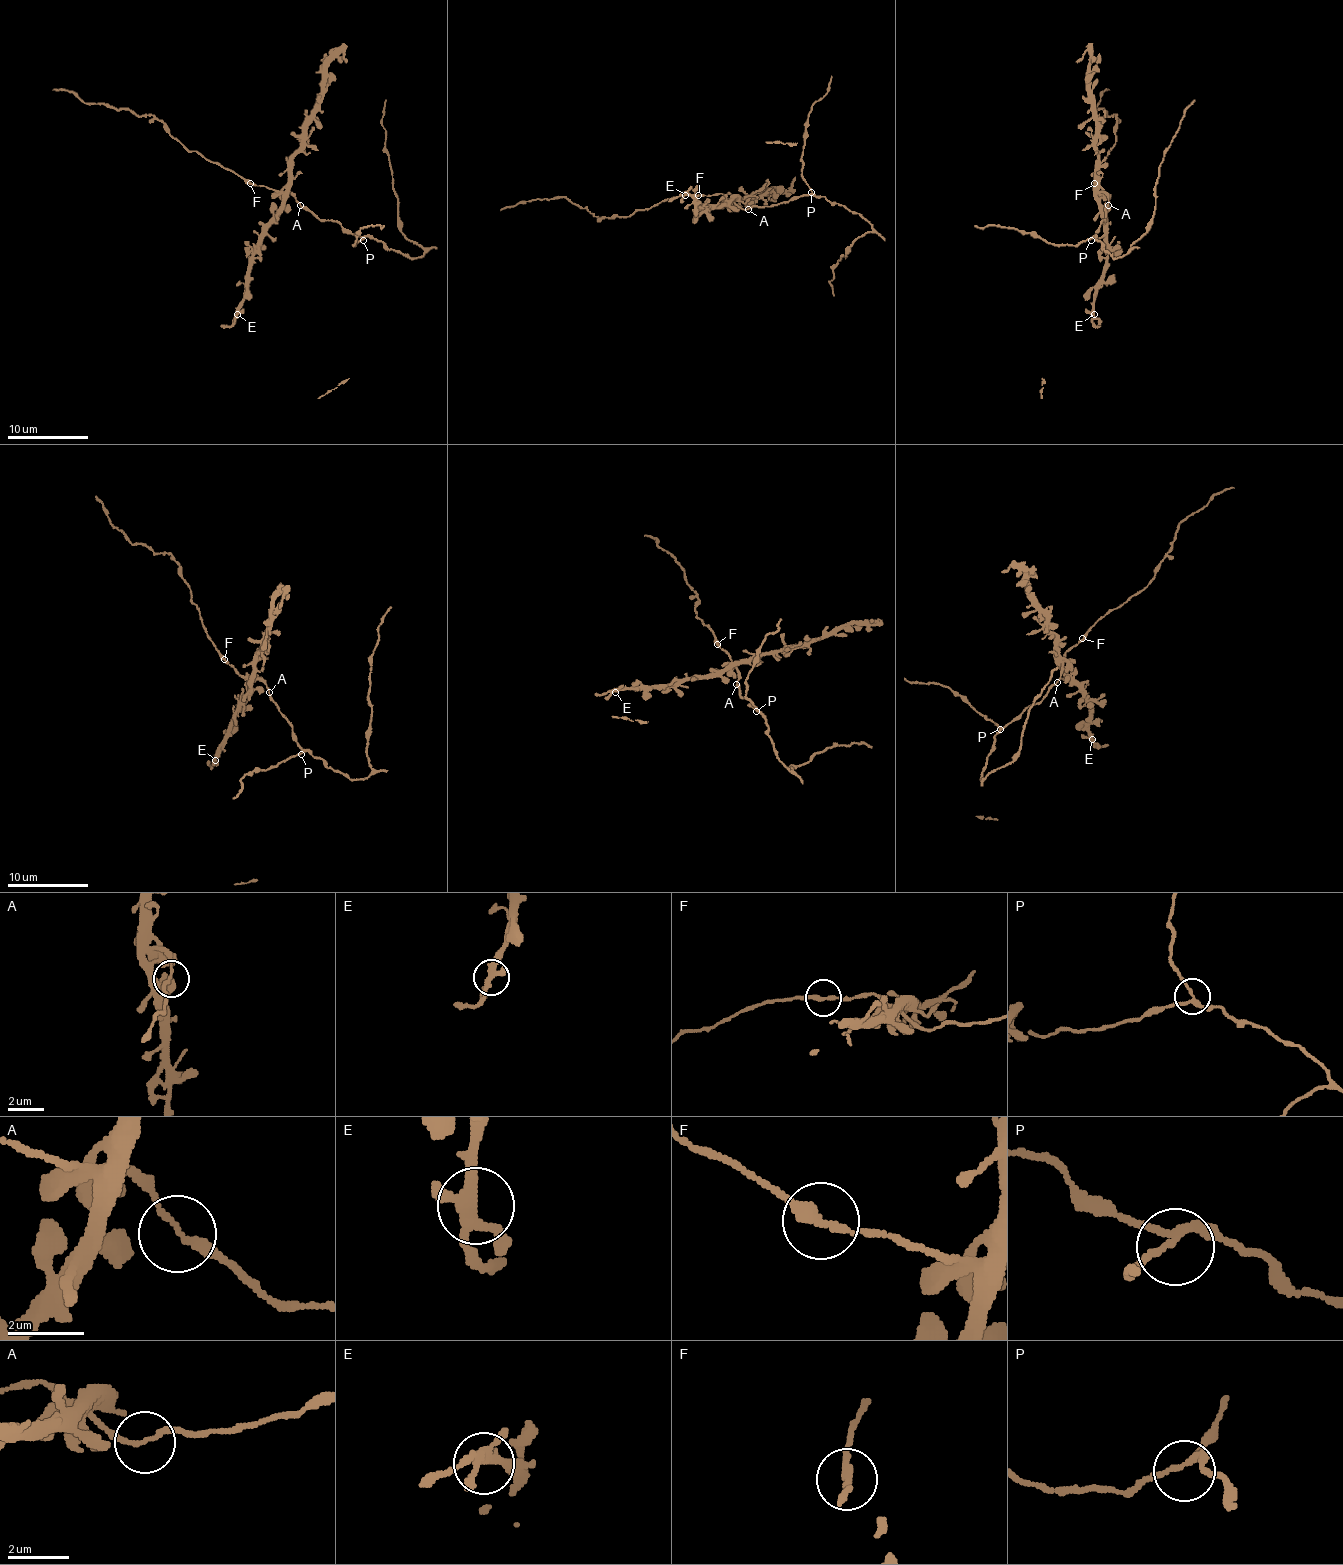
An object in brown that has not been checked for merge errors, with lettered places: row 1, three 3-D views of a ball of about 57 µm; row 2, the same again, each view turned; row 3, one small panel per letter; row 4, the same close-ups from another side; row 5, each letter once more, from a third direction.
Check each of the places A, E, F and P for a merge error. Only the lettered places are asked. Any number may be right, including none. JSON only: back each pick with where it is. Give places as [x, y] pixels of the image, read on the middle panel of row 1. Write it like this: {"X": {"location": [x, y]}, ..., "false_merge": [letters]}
{"false_merge": []}

